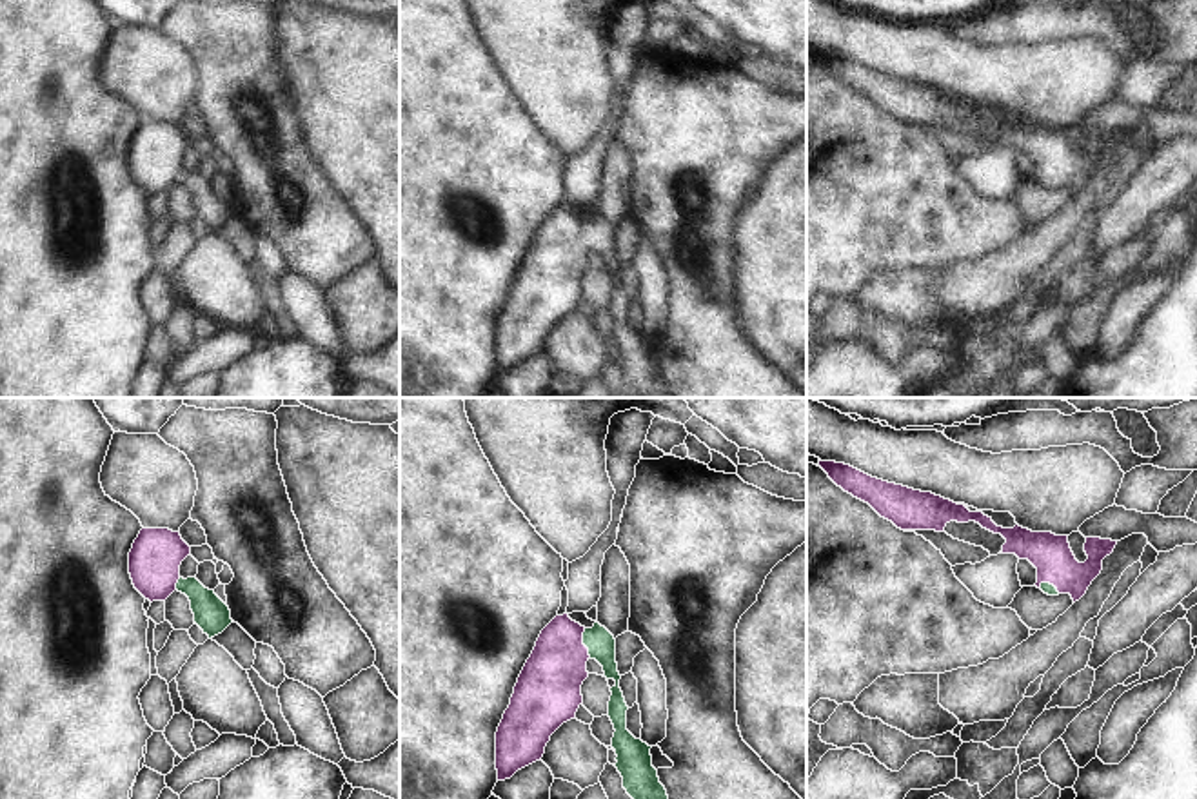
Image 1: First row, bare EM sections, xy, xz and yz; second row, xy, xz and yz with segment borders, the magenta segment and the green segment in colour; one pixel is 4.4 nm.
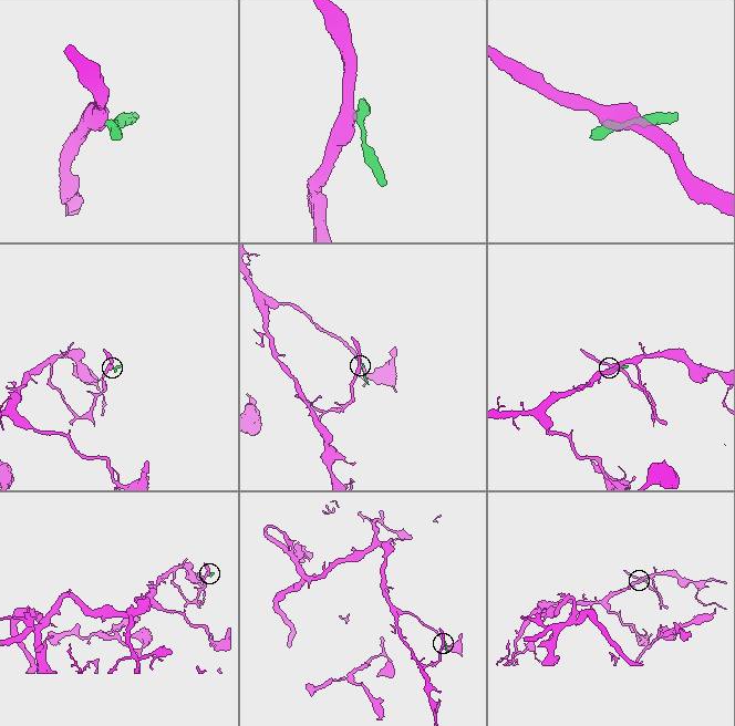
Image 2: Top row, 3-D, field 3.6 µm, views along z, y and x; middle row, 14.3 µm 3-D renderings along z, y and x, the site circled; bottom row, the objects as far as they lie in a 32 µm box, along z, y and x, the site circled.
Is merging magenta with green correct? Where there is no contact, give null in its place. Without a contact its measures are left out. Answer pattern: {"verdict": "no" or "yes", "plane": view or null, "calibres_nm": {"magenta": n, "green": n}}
{"verdict": "yes", "plane": "xz", "calibres_nm": {"magenta": 280, "green": 130}}

